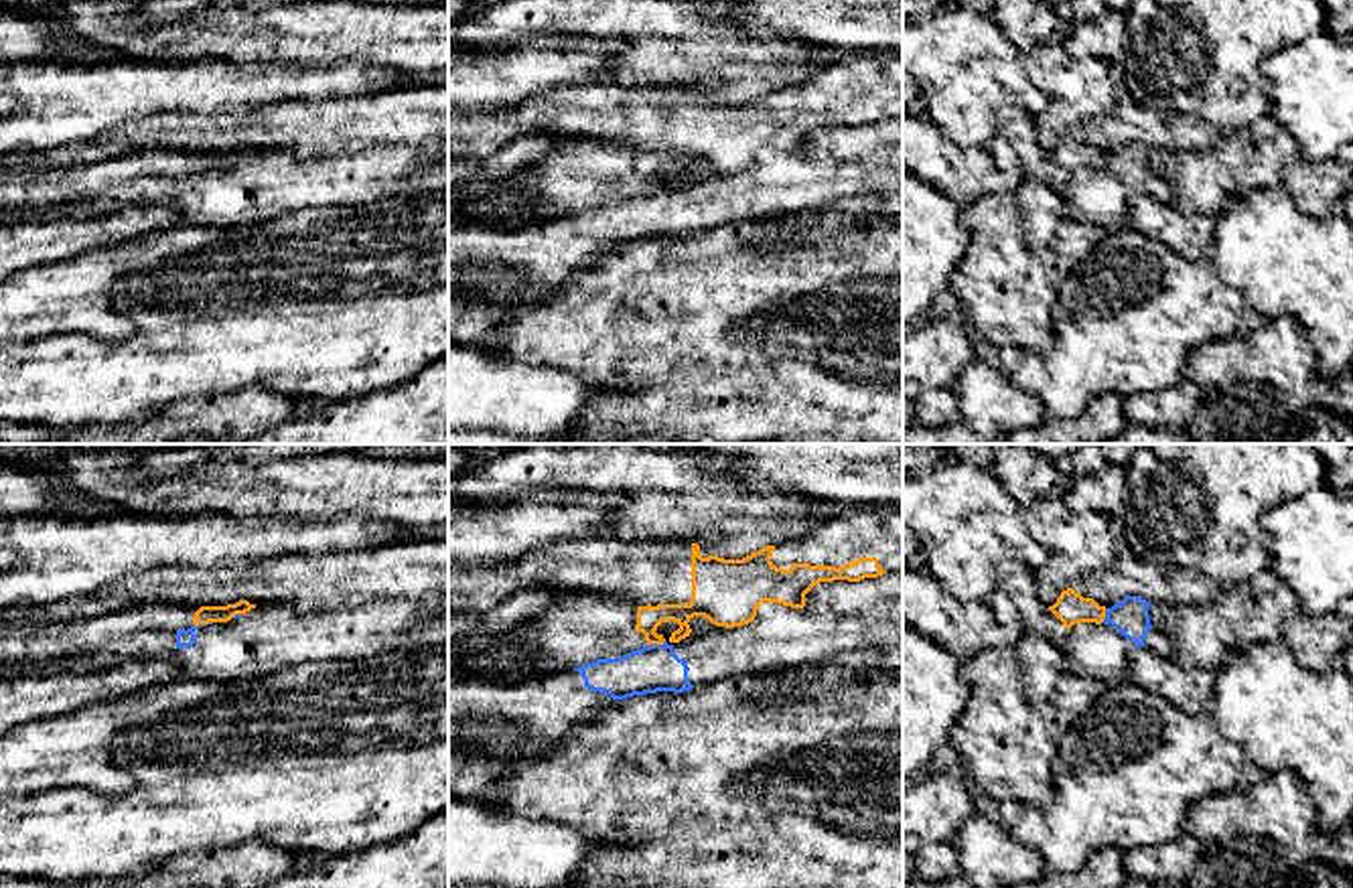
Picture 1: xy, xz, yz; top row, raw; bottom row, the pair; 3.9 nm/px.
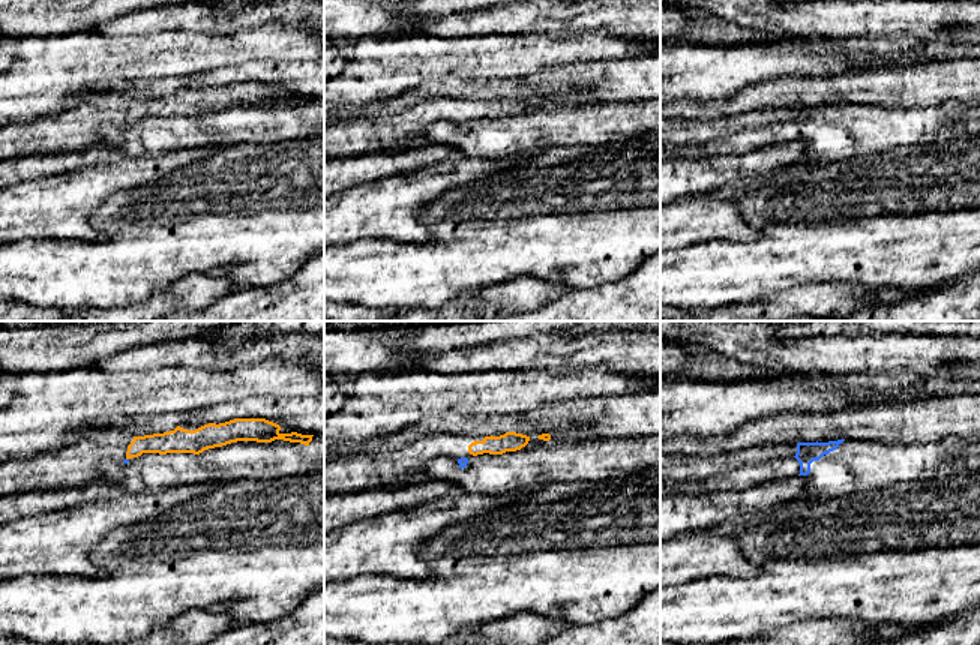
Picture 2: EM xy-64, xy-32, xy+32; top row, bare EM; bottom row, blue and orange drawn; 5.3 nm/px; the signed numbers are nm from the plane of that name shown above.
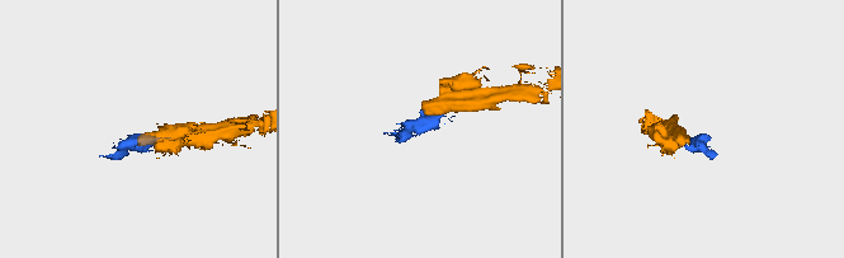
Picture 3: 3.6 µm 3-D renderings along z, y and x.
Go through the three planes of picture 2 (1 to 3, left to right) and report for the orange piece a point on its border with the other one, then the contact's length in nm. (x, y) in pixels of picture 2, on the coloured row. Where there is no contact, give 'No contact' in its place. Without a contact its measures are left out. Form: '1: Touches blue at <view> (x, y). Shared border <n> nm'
1: No contact
2: No contact
3: No contact

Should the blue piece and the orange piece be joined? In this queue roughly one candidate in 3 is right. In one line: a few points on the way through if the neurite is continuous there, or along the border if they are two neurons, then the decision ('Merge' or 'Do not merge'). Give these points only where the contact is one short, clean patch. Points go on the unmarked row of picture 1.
Boundary: xy (211, 167), (193, 171). Do not merge

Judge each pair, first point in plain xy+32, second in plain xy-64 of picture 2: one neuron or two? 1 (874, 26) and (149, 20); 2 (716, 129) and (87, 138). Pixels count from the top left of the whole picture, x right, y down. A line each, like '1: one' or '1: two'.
1: one
2: one

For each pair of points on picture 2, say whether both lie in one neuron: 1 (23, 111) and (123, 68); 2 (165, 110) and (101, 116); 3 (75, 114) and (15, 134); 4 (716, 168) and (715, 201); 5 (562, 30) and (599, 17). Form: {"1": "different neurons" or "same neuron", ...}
{"1": "same neuron", "2": "same neuron", "3": "same neuron", "4": "different neurons", "5": "same neuron"}

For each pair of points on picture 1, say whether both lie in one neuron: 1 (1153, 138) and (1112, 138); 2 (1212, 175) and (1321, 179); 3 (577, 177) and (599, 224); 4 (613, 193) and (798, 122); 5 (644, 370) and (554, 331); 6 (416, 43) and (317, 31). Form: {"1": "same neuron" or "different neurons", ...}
{"1": "same neuron", "2": "same neuron", "3": "different neurons", "4": "same neuron", "5": "same neuron", "6": "same neuron"}

